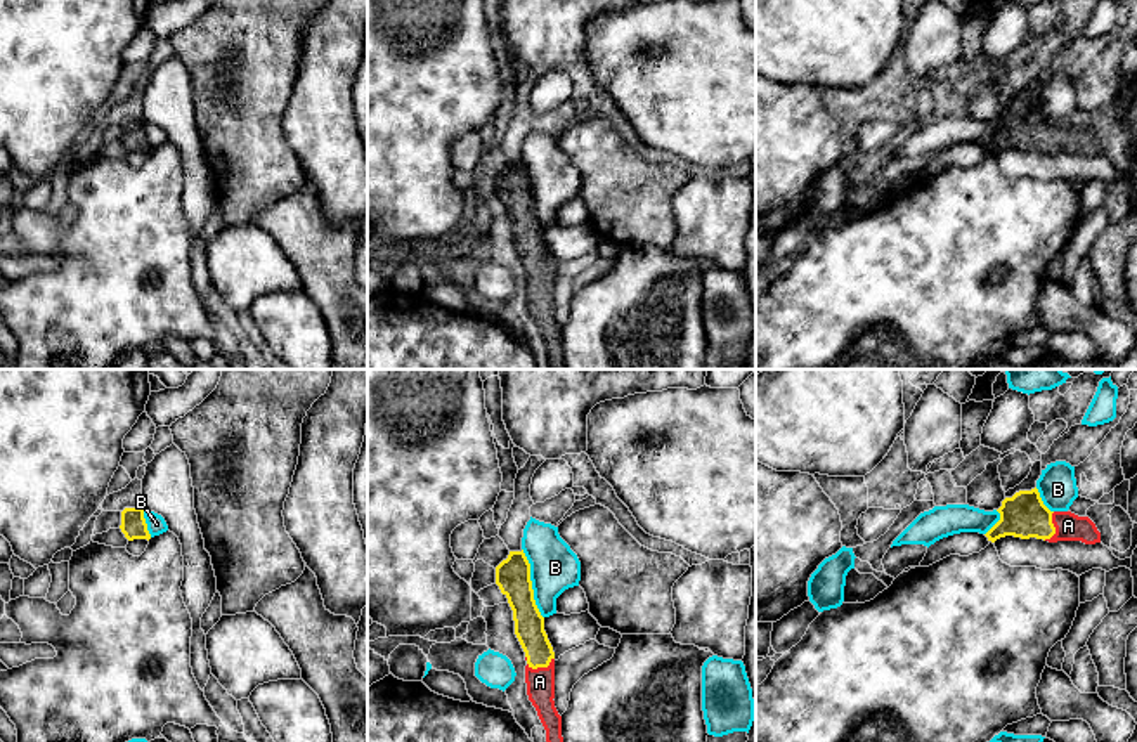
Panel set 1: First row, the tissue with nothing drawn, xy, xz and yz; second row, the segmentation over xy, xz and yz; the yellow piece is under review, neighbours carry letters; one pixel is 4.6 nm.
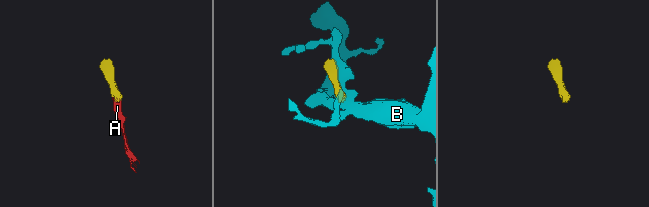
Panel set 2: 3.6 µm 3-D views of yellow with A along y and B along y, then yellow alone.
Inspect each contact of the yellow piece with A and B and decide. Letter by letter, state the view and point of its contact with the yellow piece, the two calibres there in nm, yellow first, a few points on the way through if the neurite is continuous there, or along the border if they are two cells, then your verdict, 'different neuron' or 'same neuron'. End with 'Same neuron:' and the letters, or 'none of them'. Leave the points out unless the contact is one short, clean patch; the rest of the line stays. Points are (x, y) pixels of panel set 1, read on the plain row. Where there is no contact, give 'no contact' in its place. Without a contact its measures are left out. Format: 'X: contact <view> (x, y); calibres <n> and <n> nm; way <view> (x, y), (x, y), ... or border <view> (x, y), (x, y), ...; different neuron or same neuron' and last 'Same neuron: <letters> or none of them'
A: contact xz (541, 278); calibres 140 and 130 nm; way xz (529, 236), (541, 278), (539, 293); same neuron
B: contact xz (531, 195); calibres 160 and 220 nm; different neuron
Same neuron: A

